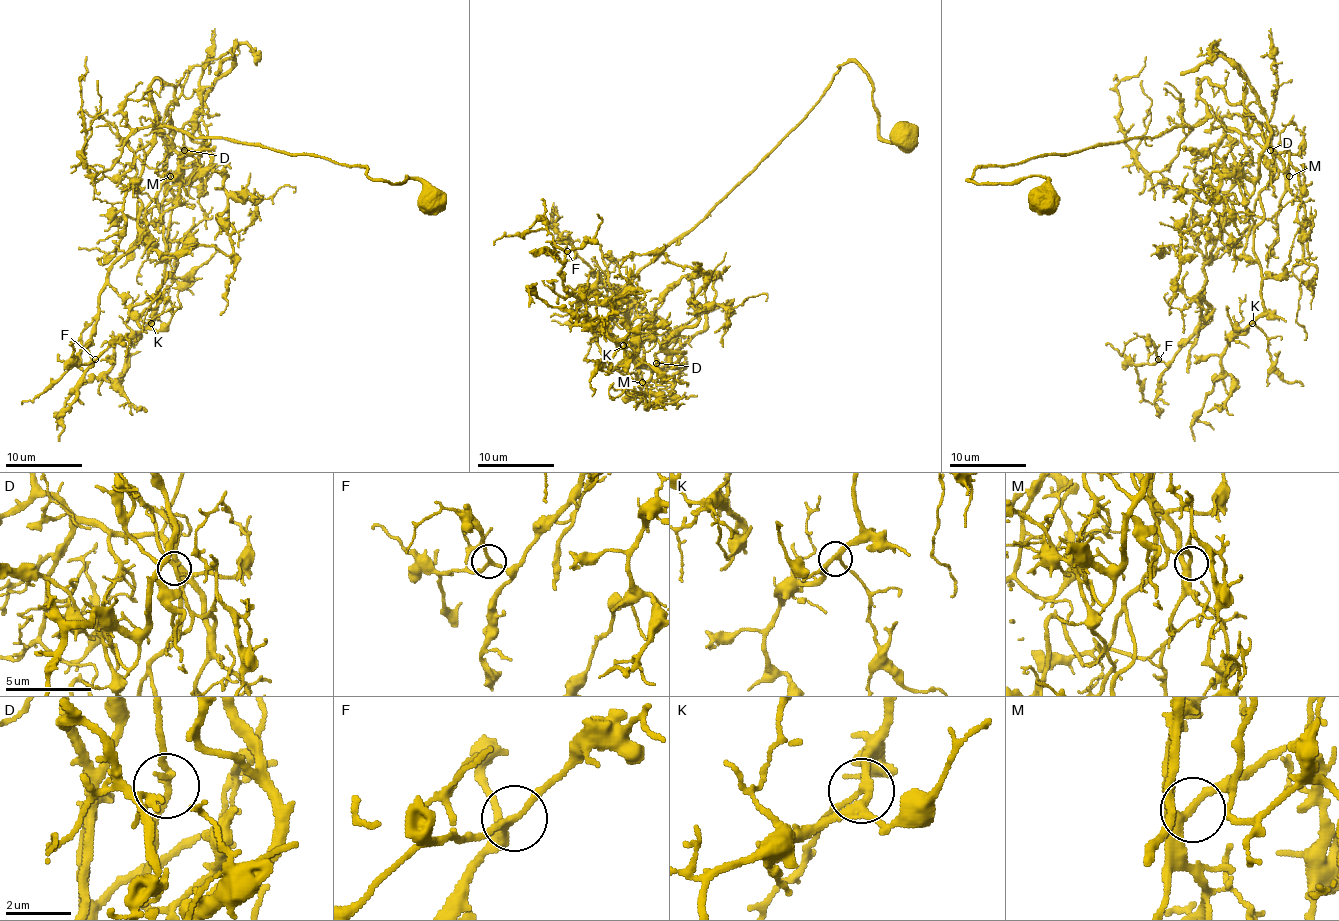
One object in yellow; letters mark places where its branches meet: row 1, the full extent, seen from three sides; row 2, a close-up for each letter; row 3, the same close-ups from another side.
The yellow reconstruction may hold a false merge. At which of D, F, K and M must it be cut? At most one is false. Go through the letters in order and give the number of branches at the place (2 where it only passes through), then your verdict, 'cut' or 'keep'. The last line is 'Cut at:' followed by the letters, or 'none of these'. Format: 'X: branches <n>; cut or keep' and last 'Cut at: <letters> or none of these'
D: branches 2; cut
F: branches 3; keep
K: branches 3; keep
M: branches 3; keep
Cut at: D

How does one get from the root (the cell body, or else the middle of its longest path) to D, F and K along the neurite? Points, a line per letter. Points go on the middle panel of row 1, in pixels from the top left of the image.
D: (905, 137), (879, 135), (872, 79), (854, 62), (843, 62), (814, 108), (625, 288), (640, 380), (656, 363)
F: (905, 137), (879, 135), (872, 79), (843, 62), (625, 288), (627, 316), (596, 282), (563, 286), (567, 251)
K: (905, 137), (879, 135), (872, 79), (843, 62), (625, 288), (639, 367), (623, 345)

